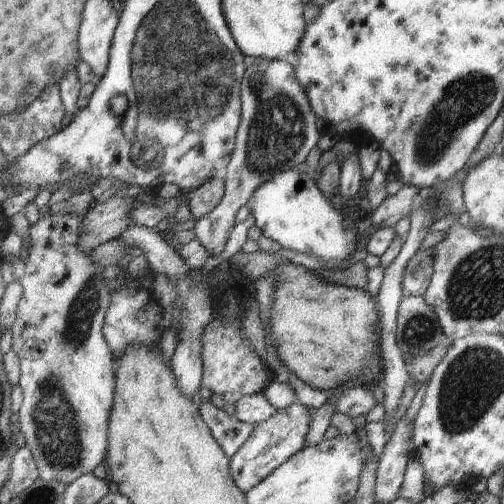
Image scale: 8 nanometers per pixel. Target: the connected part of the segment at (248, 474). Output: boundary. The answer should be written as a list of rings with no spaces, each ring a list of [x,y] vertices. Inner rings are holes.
[[[294,402],[285,408],[276,409],[275,414],[271,414],[267,420],[253,424],[253,430],[247,440],[230,457],[230,475],[238,485],[239,492],[246,493],[260,480],[267,478],[285,460],[291,458],[295,452],[299,452],[306,444],[309,423],[310,414],[307,407]]]

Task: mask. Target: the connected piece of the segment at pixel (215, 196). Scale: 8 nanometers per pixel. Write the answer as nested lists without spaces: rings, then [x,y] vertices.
[[[222,175],[209,179],[199,188],[190,192],[190,218],[199,220],[202,216],[209,214],[222,200],[225,194],[225,180]]]

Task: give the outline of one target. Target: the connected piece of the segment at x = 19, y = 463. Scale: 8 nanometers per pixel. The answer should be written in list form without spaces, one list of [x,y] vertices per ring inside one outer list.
[[[21,443],[12,463],[10,493],[16,495],[25,492],[39,478],[39,466],[35,462],[31,448]]]

